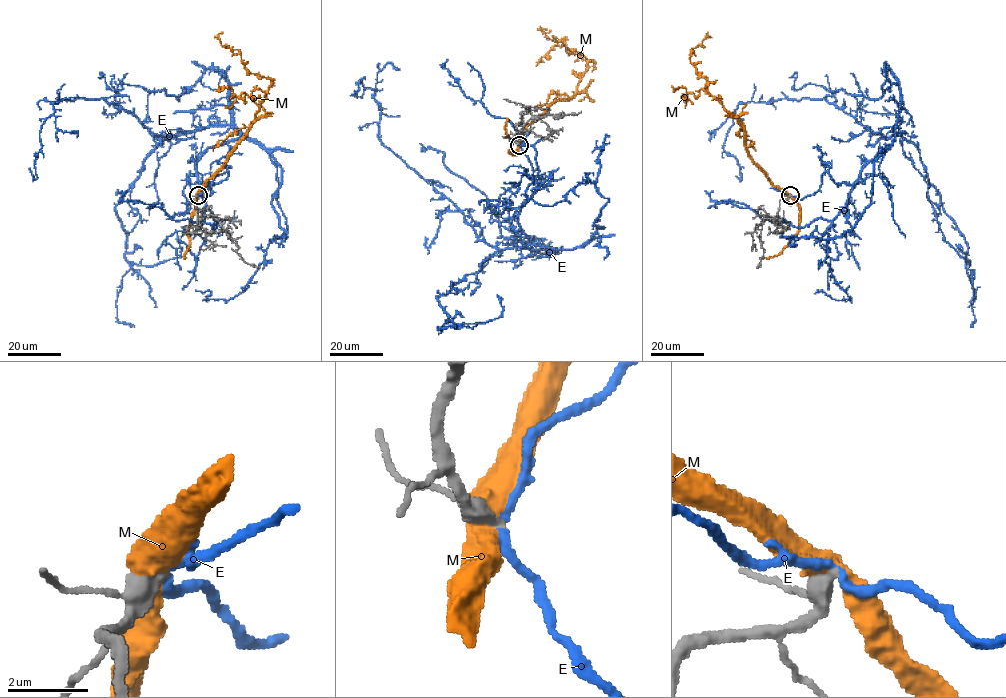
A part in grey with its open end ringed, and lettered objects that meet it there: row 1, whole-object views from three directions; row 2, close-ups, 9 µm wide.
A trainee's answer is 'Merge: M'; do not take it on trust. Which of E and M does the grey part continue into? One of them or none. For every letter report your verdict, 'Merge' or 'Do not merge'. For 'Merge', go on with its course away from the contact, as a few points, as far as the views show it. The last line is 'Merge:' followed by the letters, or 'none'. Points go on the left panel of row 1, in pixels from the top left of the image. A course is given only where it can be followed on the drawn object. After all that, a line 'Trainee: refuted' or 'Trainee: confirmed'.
E: Do not merge
M: Do not merge
Merge: none
Trainee: refuted

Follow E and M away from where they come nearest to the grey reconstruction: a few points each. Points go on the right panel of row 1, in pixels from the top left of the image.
E: (790, 195), (826, 171), (851, 185), (896, 125), (886, 139), (824, 98), (740, 103), (723, 149), (741, 167)
M: (790, 195), (774, 186), (752, 159), (744, 125), (710, 93), (689, 59), (707, 32)

